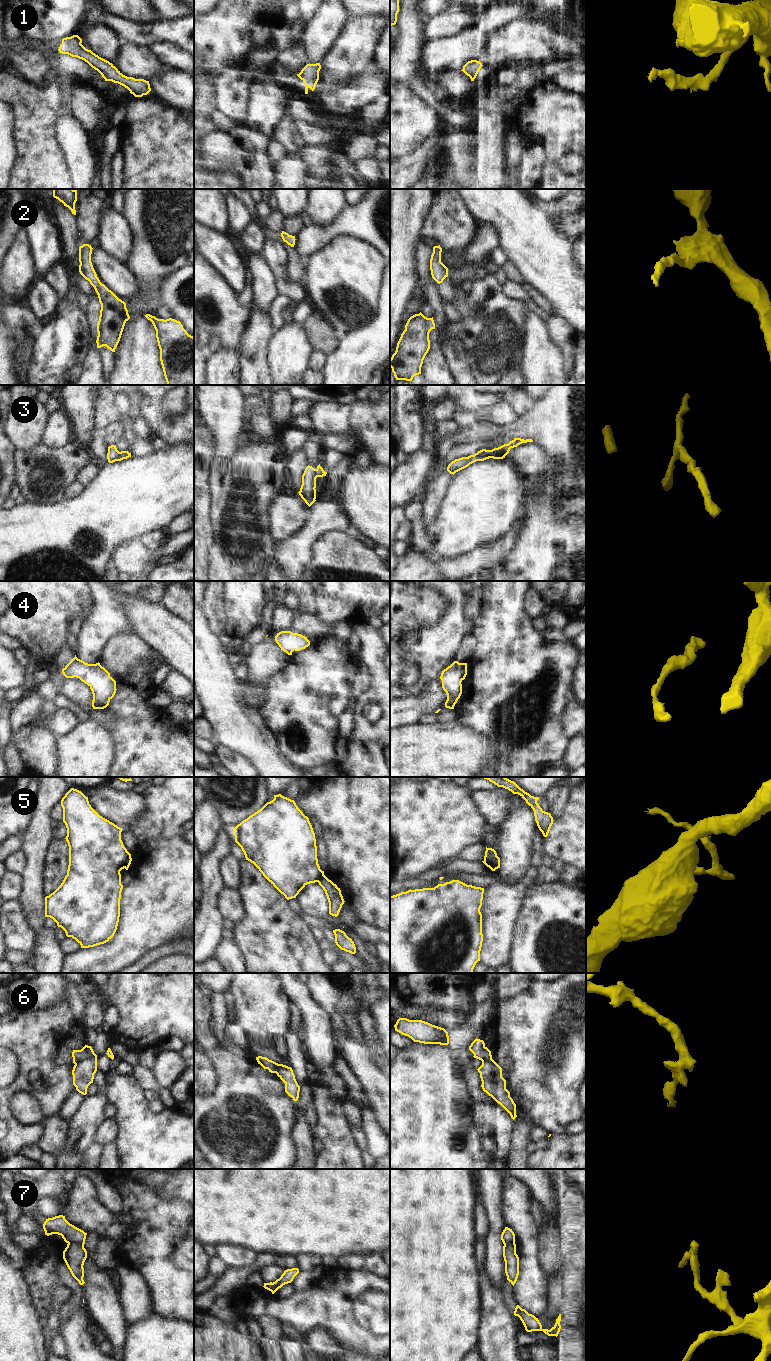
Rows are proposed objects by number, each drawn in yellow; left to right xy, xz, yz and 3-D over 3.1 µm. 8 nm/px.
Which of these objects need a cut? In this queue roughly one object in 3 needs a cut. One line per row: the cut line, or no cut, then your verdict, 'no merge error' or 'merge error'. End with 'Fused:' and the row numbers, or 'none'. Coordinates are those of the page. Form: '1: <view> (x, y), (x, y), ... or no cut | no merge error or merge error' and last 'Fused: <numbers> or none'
1: no cut | no merge error
2: no cut | no merge error
3: no cut | no merge error
4: no cut | no merge error
5: xy (130, 855), (123, 867) | merge error
6: xy (95, 1054), (91, 1054), (75, 1064) | merge error
7: xy (68, 1242), (77, 1242), (83, 1246) | merge error
Fused: 5, 6, 7

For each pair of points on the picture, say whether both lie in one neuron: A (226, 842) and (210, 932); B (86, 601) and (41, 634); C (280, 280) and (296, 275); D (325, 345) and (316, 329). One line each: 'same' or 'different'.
A: same
B: same
C: different
D: same

